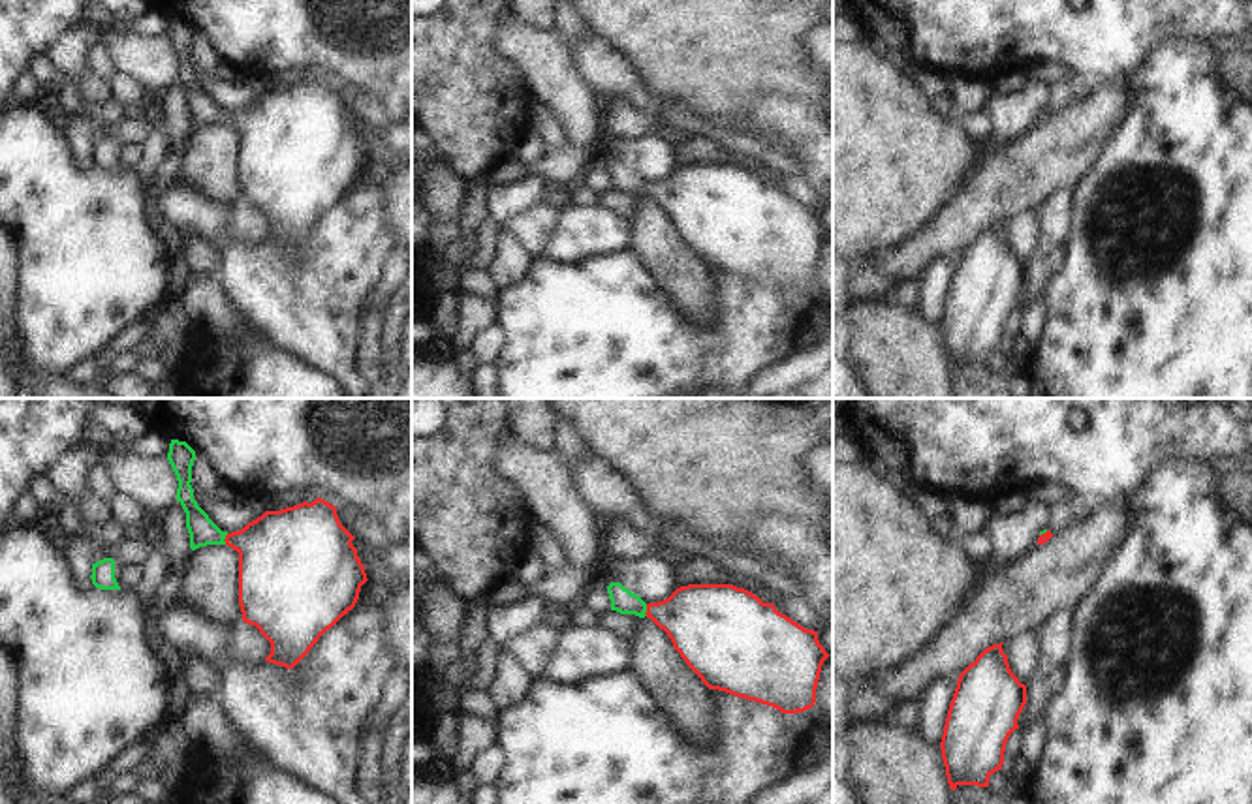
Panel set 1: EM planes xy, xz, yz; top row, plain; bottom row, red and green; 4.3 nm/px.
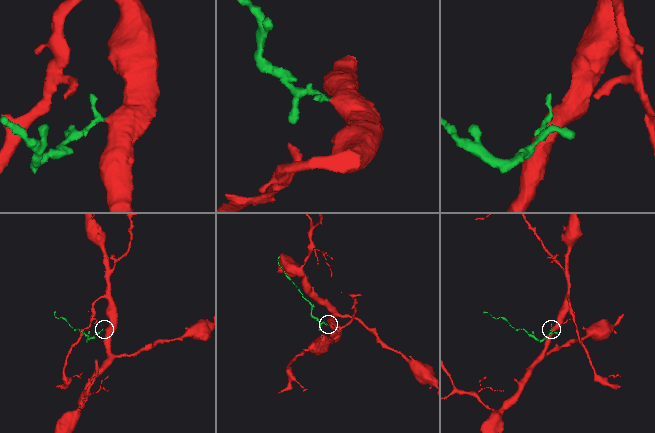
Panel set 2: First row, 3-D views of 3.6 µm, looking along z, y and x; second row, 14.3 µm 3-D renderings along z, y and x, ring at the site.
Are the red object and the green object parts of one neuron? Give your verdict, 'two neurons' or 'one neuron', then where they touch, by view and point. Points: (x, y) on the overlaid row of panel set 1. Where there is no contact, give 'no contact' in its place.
one neuron | xy (224, 540)

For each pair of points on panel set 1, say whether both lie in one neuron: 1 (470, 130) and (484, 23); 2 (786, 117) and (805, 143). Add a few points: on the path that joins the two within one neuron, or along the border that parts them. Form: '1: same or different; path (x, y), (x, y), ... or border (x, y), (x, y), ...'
1: same; path (470, 104), (470, 49)
2: same; path (792, 123), (805, 138)

